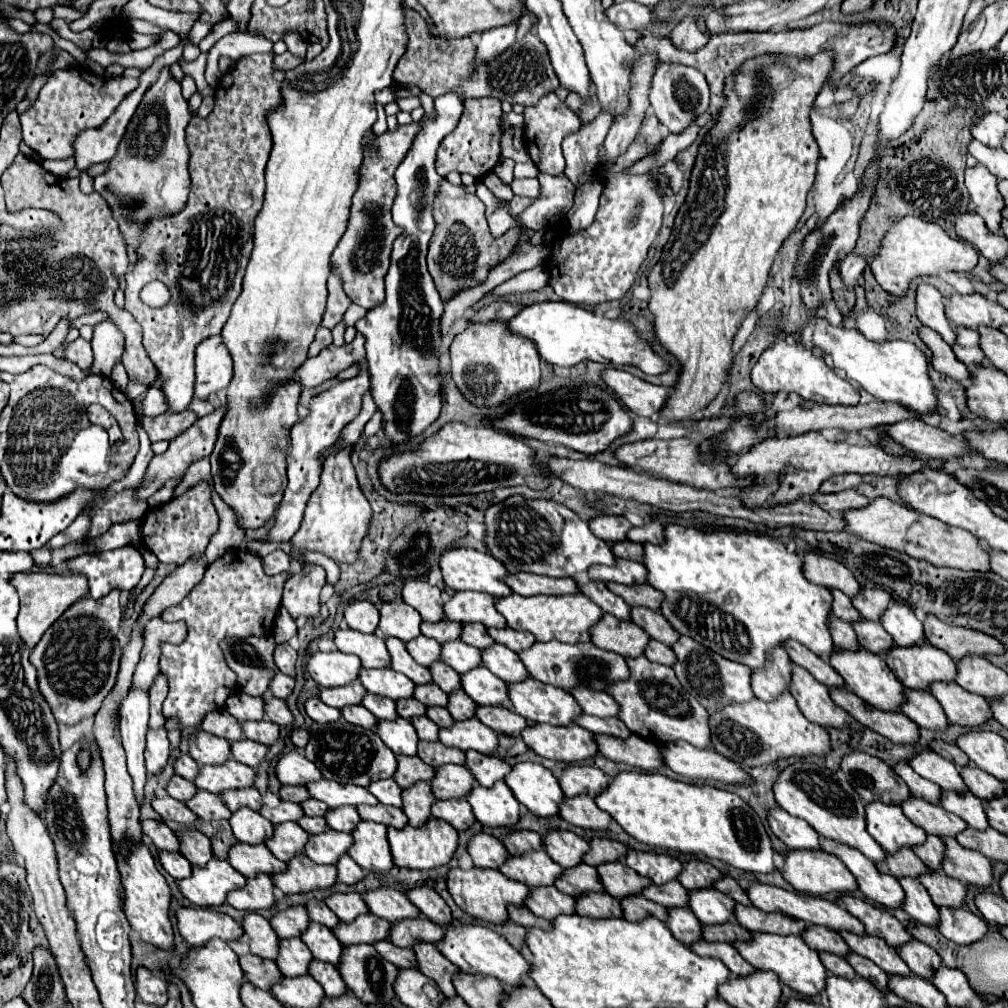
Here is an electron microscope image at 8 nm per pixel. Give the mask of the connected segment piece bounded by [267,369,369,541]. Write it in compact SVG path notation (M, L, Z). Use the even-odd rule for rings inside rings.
M363 369L355 379L343 381L343 383L331 387L329 391L313 397L309 415L299 425L295 425L291 429L291 455L289 455L289 465L287 465L289 483L287 483L283 501L281 501L277 513L275 513L275 527L269 531L267 541L289 541L295 535L295 531L299 529L305 505L307 505L311 493L319 485L319 475L321 475L321 469L323 469L321 455L329 447L335 445L335 441L339 439L341 429L359 415L361 399L363 399L363 393L367 389L369 389L369 375Z

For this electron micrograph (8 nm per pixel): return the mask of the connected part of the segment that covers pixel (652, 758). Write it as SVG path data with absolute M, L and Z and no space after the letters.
M595 735L593 739L597 751L611 761L627 763L631 767L639 767L641 771L655 771L663 763L657 745L651 741L643 741L643 737L639 735L629 735L627 739L611 735Z

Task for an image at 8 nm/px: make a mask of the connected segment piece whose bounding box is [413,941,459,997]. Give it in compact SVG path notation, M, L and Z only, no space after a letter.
M417 943L413 945L413 951L415 951L415 957L417 957L417 969L433 979L441 993L445 997L455 997L455 987L451 985L451 973L457 973L459 967L455 967L451 961L447 961L447 957L443 957L433 943Z

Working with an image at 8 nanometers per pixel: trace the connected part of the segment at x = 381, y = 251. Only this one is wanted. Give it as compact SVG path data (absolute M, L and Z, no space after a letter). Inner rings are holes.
M419 123L399 125L395 131L385 131L383 135L367 133L363 137L363 163L361 163L361 183L353 195L351 217L347 231L343 233L339 245L331 255L331 267L335 267L335 275L343 283L343 291L355 305L363 305L365 309L373 309L385 301L385 275L391 263L393 241L403 231L391 219L391 205L397 195L395 169L399 161L405 157L411 147L411 137L415 137L415 129Z

